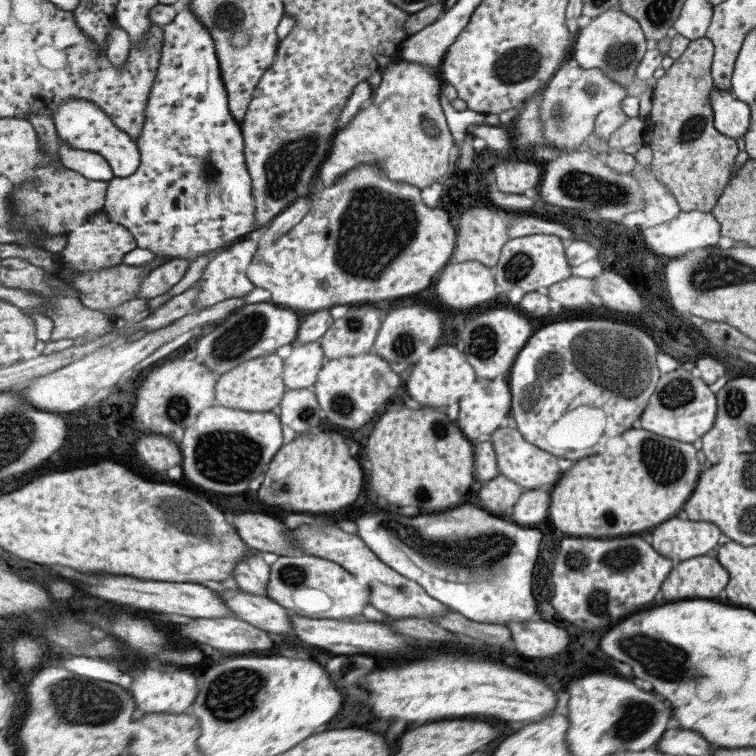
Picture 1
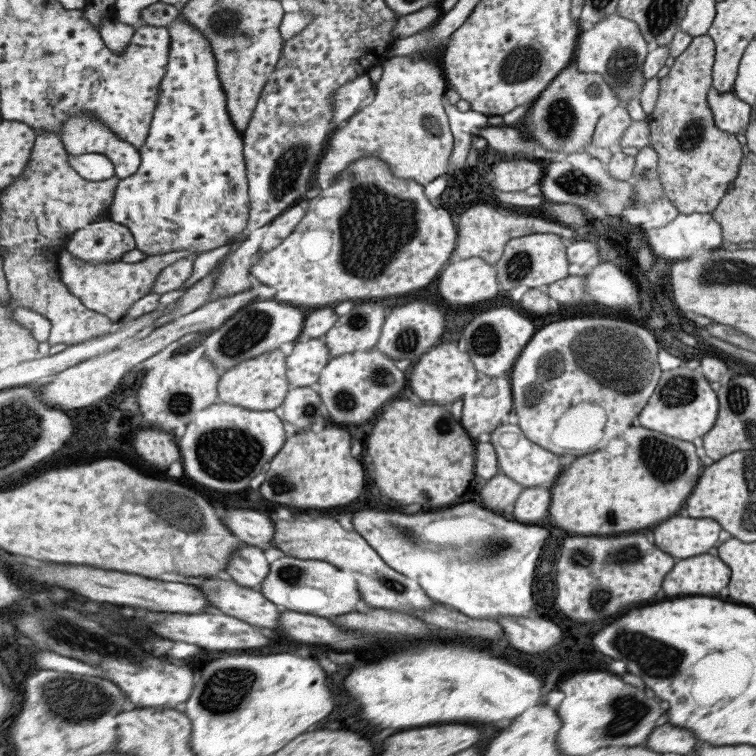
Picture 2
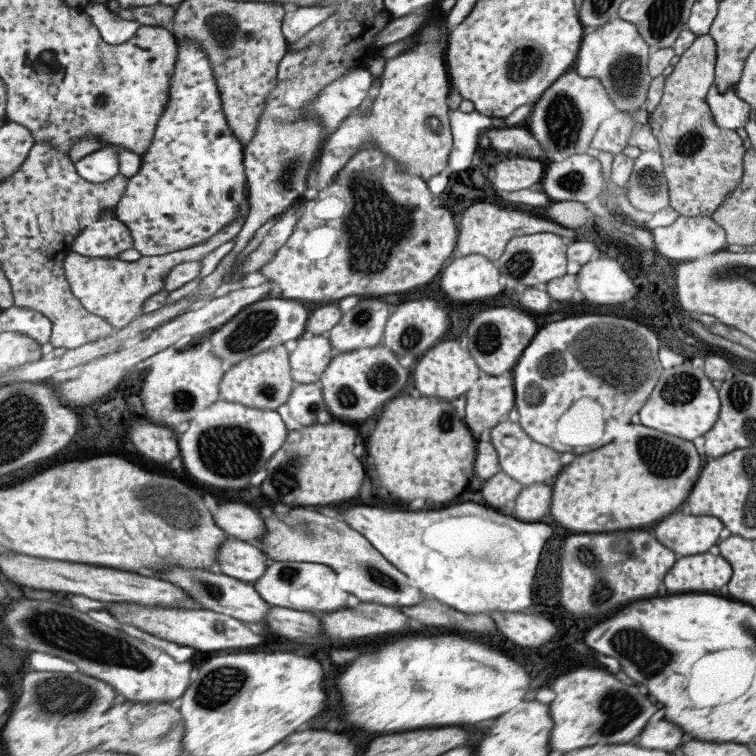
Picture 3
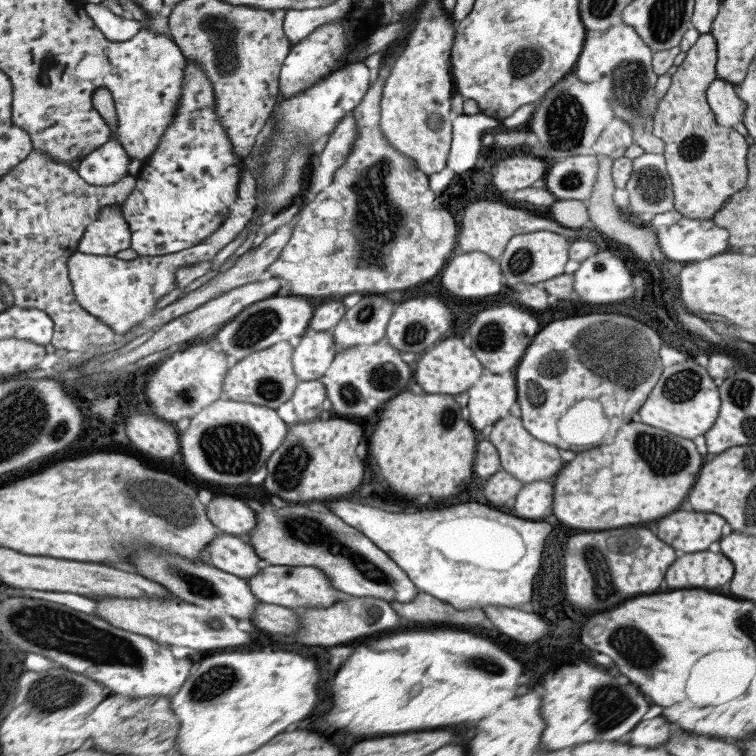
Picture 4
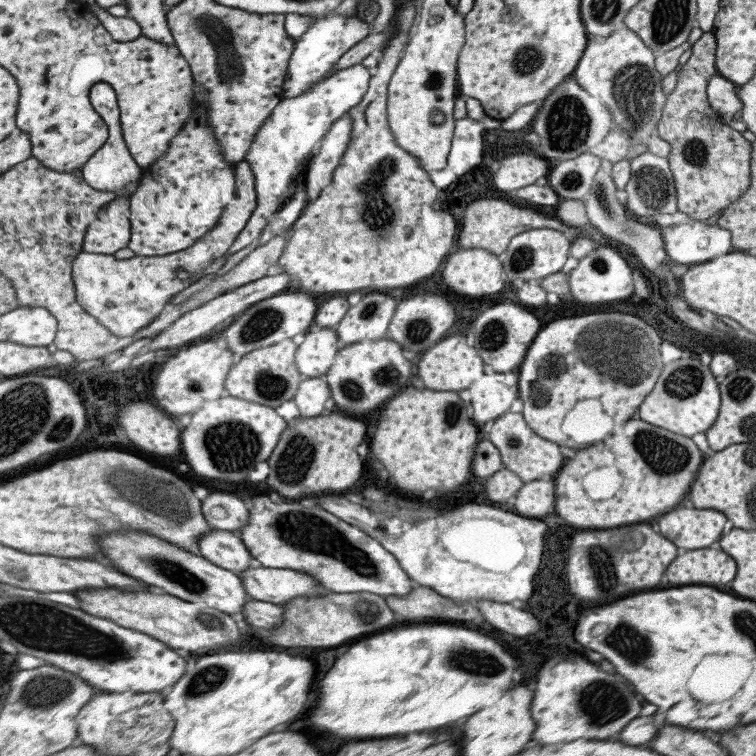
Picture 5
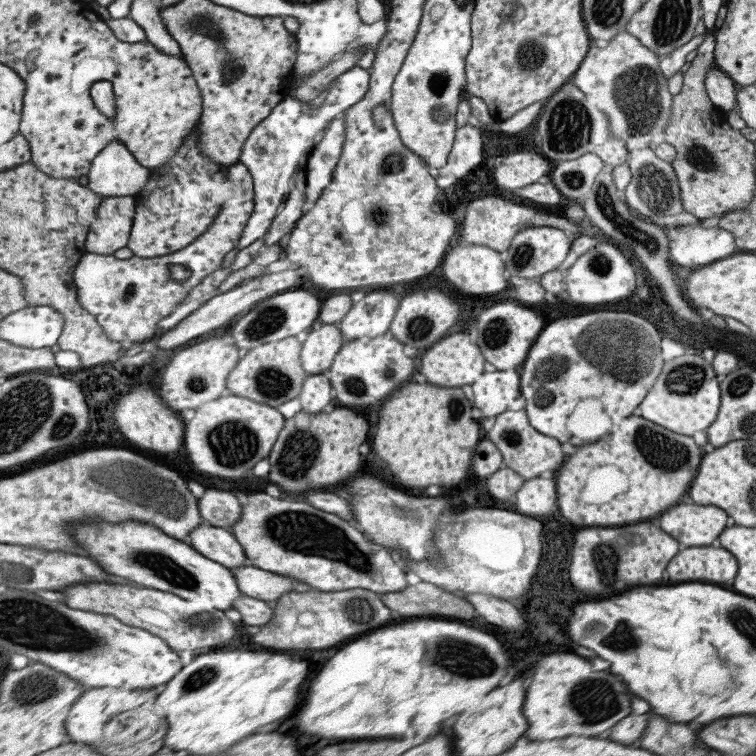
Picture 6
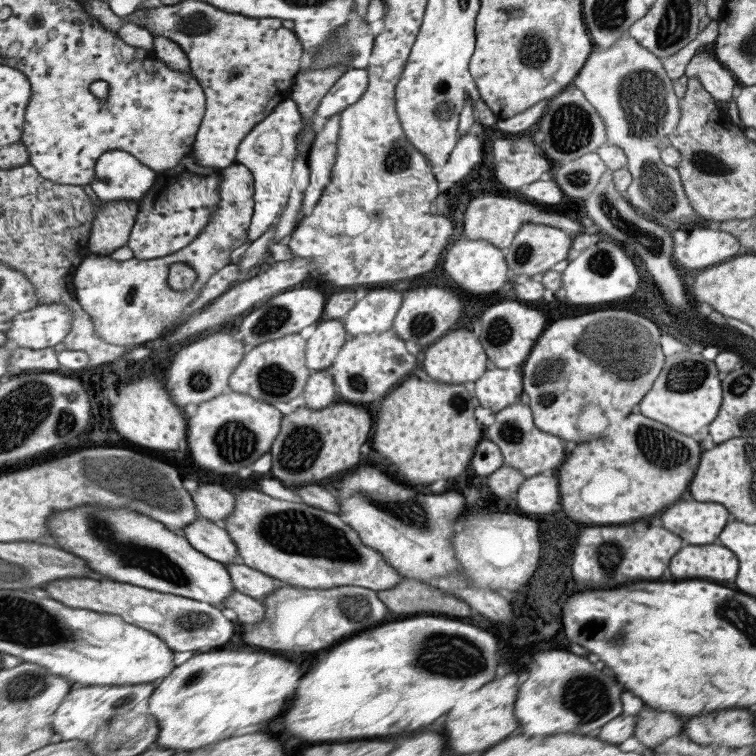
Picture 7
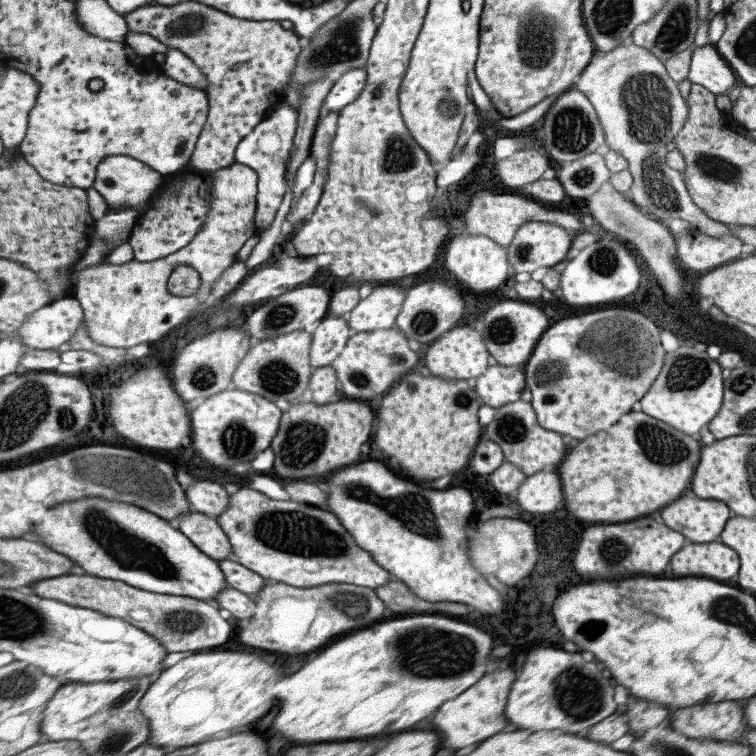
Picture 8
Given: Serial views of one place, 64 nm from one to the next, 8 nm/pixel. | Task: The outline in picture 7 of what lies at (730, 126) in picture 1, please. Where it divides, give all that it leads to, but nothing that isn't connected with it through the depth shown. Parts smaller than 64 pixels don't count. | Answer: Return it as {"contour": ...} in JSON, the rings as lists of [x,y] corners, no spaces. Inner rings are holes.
{"contour":[[[701,51],[690,58],[685,65],[683,75],[697,77],[697,81],[711,95],[714,101],[727,104],[733,96],[735,82],[731,72],[717,62],[712,52]]]}

